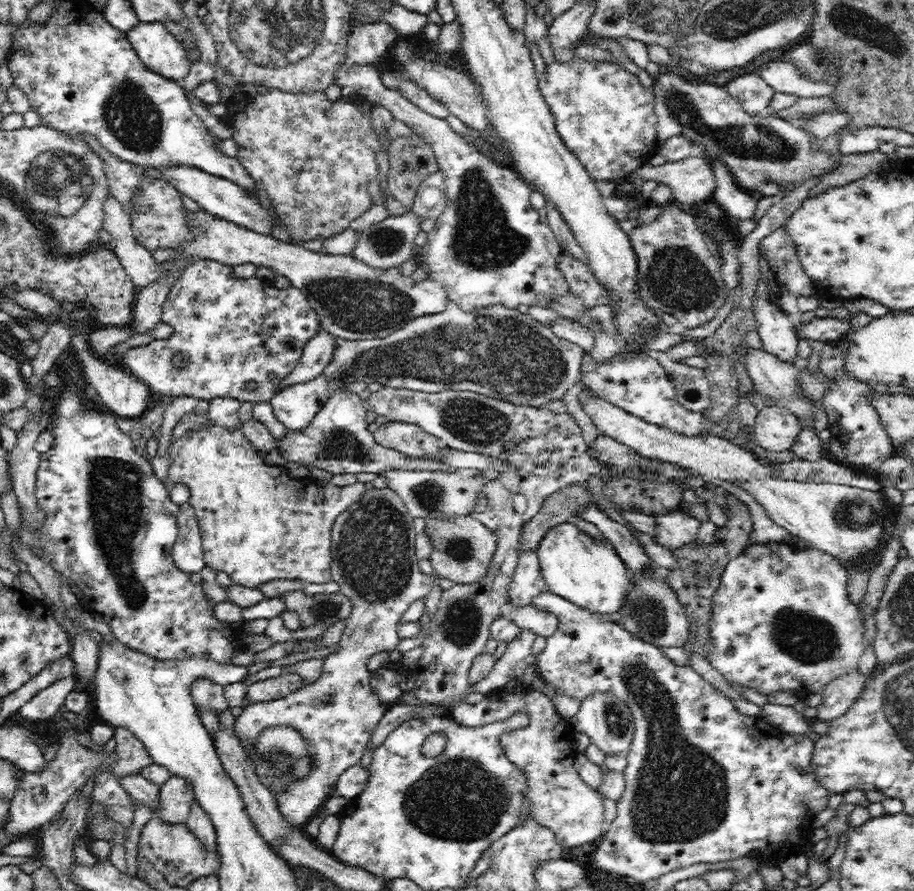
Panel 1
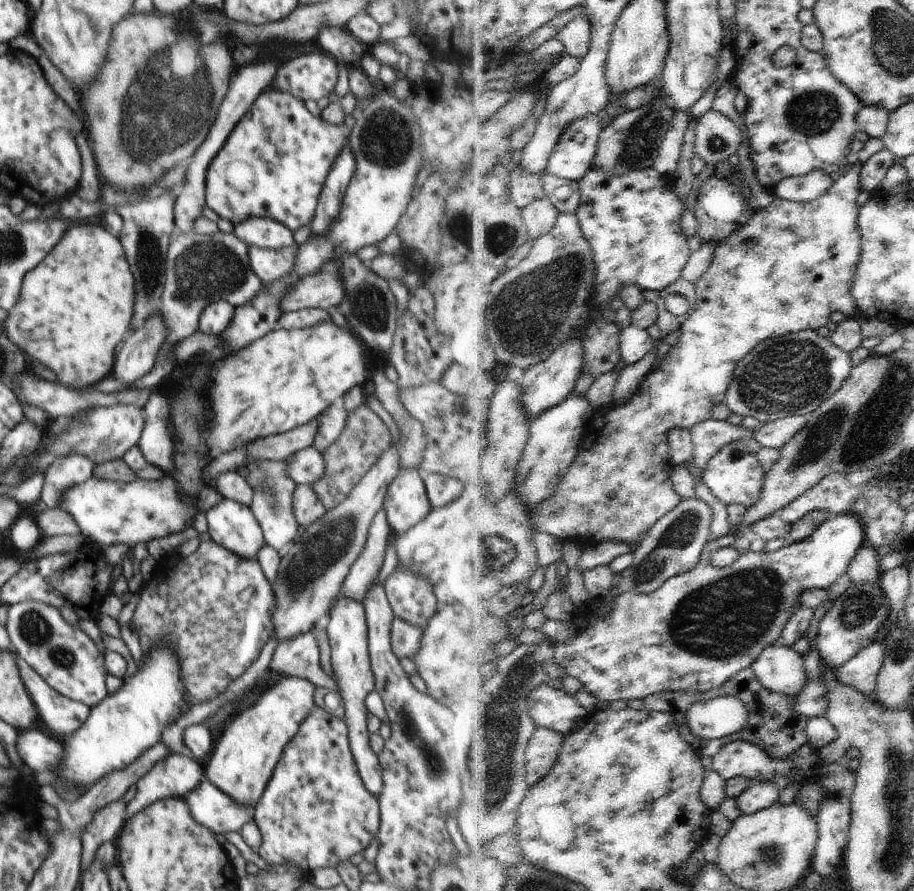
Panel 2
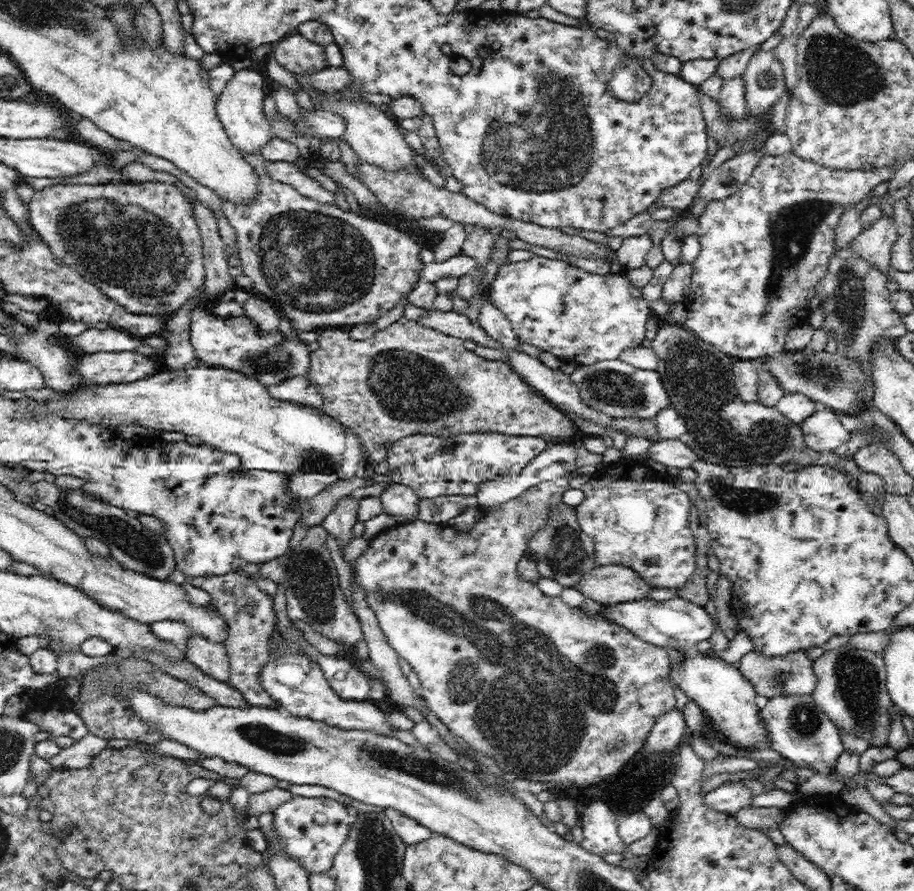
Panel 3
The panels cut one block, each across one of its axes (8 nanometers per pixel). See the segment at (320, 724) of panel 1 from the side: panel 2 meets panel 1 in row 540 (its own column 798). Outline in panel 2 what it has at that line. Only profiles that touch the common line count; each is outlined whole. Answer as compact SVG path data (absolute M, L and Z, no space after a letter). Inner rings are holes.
M808 329L778 338L766 339L739 364L735 372L735 381L732 383L724 404L736 414L741 414L743 417L753 416L766 423L794 415L812 414L843 388L854 369L852 354L840 348L831 339L831 336L820 336L817 330Z

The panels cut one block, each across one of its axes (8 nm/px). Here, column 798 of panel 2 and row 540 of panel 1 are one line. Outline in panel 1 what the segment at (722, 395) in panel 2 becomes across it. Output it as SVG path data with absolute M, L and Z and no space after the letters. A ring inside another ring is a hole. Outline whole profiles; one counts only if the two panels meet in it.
M210 425L198 432L188 432L172 442L169 468L170 483L183 483L190 489L191 509L201 535L205 564L216 571L224 571L234 584L252 588L276 578L302 580L305 584L322 584L333 580L333 530L338 516L360 501L365 485L321 485L314 478L294 478L288 469L264 462L264 455L243 433L241 425Z

